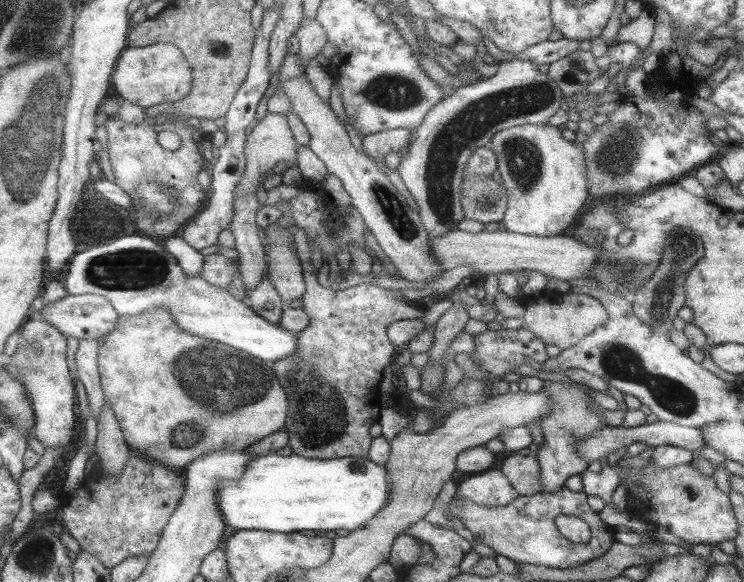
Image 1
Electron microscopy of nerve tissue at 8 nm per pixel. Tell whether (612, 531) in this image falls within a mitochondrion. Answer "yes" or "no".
no

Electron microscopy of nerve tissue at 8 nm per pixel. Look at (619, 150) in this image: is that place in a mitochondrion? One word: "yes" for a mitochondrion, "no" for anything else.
yes

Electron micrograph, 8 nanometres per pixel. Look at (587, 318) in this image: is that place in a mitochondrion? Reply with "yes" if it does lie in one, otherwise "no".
no

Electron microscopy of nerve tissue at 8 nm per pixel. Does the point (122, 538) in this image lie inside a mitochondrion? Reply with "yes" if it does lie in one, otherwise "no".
no

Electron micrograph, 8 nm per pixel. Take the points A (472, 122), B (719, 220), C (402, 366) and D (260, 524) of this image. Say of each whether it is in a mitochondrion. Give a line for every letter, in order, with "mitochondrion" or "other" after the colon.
A: mitochondrion
B: other
C: other
D: other

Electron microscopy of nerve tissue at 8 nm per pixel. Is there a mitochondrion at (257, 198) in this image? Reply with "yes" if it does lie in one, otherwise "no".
no

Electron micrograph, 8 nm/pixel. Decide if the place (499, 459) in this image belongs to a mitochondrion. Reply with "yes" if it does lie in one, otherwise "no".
no

